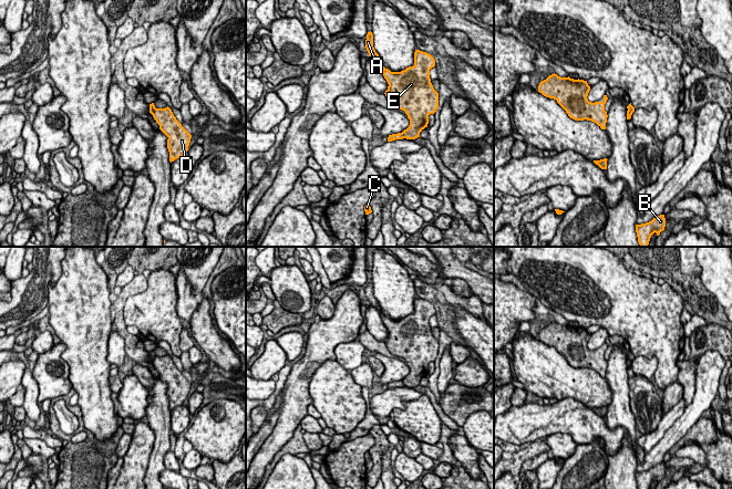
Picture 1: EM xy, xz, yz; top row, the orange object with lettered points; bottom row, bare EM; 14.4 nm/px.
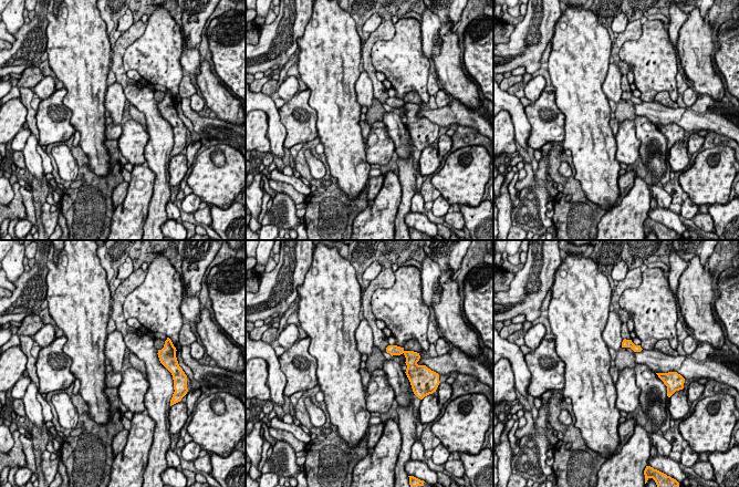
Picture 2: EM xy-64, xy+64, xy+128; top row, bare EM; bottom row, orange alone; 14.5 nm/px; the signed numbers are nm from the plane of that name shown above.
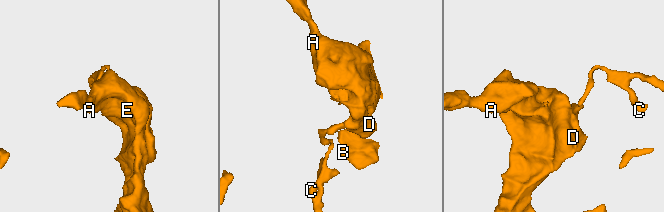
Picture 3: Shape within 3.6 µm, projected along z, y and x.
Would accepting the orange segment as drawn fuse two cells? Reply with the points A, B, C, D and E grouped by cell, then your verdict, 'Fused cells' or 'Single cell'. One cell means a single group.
Groups: A B D E / C. Fused cells

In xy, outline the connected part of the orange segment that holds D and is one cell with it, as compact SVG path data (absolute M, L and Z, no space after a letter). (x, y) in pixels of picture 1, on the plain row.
M168 354L156 356L152 363L159 373L159 377L168 385L169 409L183 405L188 398L192 383L176 367Z

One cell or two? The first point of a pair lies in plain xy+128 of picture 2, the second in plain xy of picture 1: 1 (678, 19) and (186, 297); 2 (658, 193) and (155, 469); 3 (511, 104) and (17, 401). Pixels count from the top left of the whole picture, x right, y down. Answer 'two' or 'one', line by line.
1: one
2: two
3: two

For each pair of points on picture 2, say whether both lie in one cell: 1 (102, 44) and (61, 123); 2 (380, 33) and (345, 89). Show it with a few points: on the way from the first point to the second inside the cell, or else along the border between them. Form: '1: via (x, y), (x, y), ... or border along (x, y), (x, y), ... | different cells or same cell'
1: border along (63, 86), (63, 103), (76, 131) | different cells
2: border along (361, 47), (362, 68) | different cells

